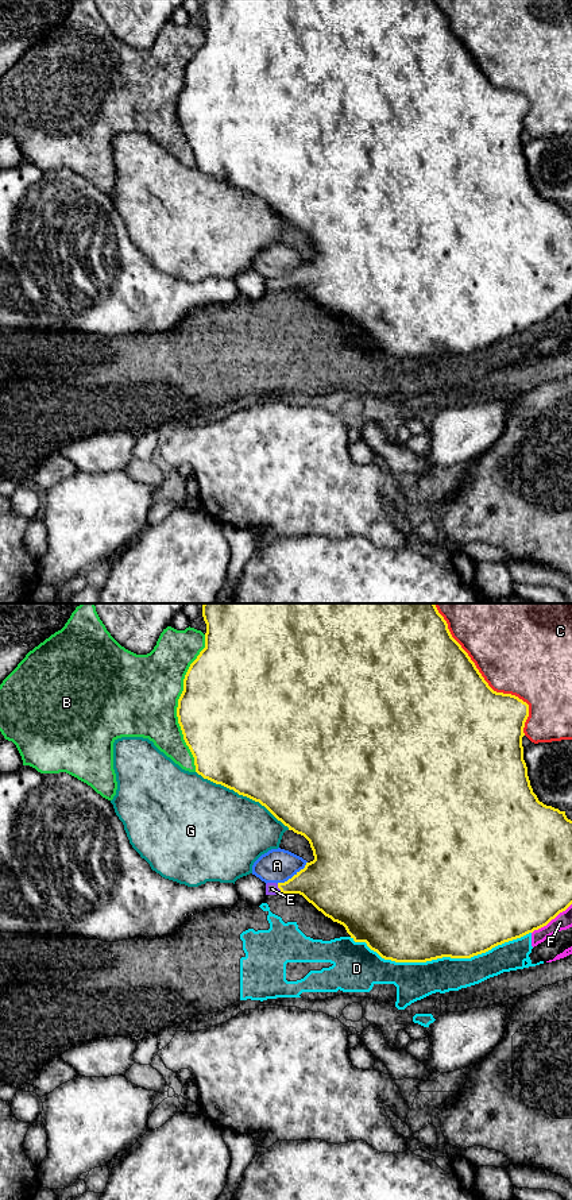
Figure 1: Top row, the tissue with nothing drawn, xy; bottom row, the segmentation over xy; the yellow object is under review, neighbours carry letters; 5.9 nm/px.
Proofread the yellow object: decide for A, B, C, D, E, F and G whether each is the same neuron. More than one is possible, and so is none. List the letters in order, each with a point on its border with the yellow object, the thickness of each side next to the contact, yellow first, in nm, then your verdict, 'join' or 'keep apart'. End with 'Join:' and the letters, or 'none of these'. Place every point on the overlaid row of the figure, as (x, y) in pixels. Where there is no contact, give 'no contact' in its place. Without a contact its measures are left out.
A: contact xy (294, 875); calibres 380 and 200 nm; keep apart
B: contact xy (178, 703); calibres 500 and 480 nm; keep apart
C: contact xy (483, 679); calibres 500 and 480 nm; keep apart
D: contact xy (440, 957); calibres 500 and 220 nm; keep apart
E: contact xy (278, 887); calibres 260 and 80 nm; join
F: contact xy (551, 919); calibres 500 and 100 nm; keep apart
G: contact xy (243, 795); calibres 500 and 480 nm; keep apart
Join: E

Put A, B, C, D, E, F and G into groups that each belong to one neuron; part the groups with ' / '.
A / B / C / D F / E / G

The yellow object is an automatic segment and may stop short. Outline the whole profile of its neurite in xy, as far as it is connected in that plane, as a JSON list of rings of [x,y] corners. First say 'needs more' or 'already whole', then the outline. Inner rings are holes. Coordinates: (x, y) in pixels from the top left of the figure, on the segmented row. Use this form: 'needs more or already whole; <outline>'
needs more; [[[204,603],[202,617],[206,624],[205,648],[185,675],[183,691],[177,707],[178,724],[194,757],[196,772],[204,779],[259,802],[289,830],[304,836],[309,841],[314,856],[313,861],[306,863],[305,868],[287,881],[267,883],[266,895],[302,895],[325,917],[343,925],[355,942],[366,942],[382,958],[395,962],[426,962],[442,957],[471,958],[546,926],[572,904],[572,821],[567,818],[565,811],[540,802],[530,786],[522,746],[529,705],[515,695],[496,692],[488,686],[468,653],[452,637],[447,621],[434,603]]]

